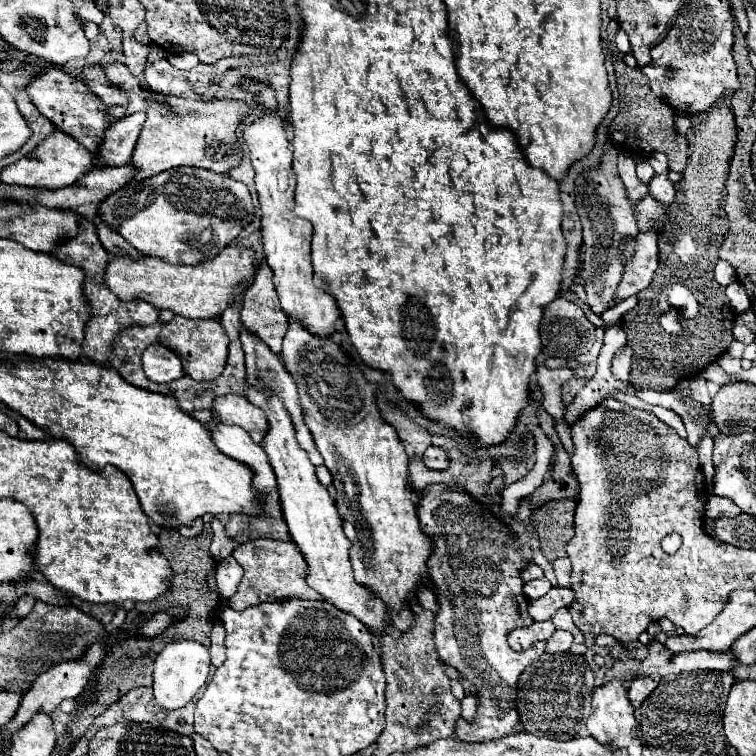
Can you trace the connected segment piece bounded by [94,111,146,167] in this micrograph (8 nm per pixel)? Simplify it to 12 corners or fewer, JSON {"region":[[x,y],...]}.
{"region":[[144,111],[116,119],[94,153],[100,167],[126,165]]}

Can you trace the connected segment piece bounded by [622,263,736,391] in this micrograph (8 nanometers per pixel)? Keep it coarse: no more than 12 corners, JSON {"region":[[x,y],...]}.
{"region":[[714,263],[688,271],[700,303],[688,337],[660,327],[652,285],[624,315],[630,383],[670,391],[734,341],[734,309]]}

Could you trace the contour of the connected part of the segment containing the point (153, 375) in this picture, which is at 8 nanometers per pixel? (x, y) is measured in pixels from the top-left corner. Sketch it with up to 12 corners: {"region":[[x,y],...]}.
{"region":[[160,343],[142,355],[146,377],[168,383],[184,375],[182,361]]}

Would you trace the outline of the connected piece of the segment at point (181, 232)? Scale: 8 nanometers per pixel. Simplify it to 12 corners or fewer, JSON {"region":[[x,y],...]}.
{"region":[[196,167],[98,209],[140,253],[218,255],[254,219],[242,183]]}

